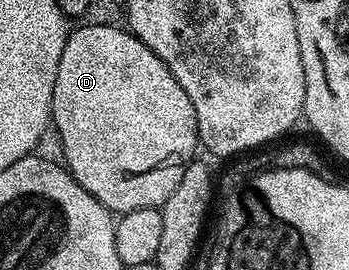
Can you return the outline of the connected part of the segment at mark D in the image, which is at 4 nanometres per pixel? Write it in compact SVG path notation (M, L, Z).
M86 25L79 27L78 30L76 27L70 33L63 48L63 56L59 56L59 72L55 76L51 122L55 130L57 126L57 134L61 137L61 150L65 153L64 165L74 180L87 192L91 192L91 196L95 196L95 200L103 203L114 215L120 216L139 208L160 208L165 205L171 192L175 192L179 180L183 180L183 172L189 163L194 161L196 154L193 153L199 150L195 108L187 92L183 92L179 80L175 80L175 76L167 68L167 64L163 64L163 60L159 60L159 56L155 56L155 52L151 52L151 48L147 48L147 44L143 44L132 32L120 26Z

